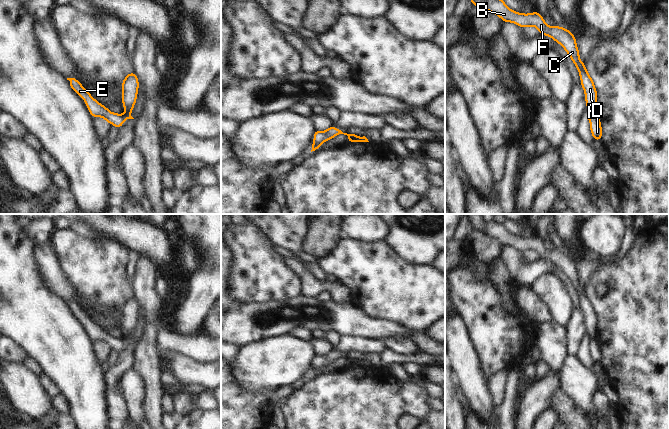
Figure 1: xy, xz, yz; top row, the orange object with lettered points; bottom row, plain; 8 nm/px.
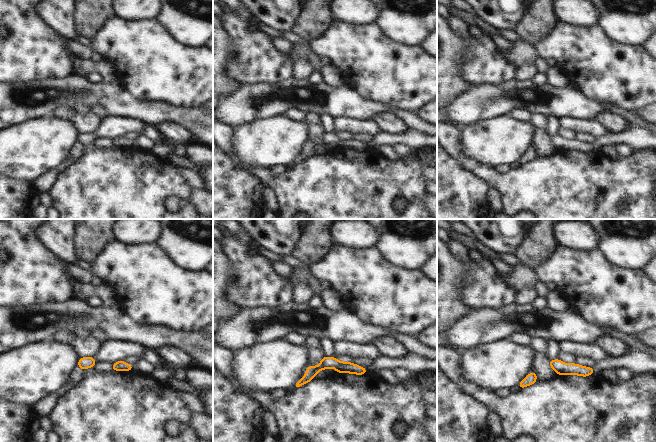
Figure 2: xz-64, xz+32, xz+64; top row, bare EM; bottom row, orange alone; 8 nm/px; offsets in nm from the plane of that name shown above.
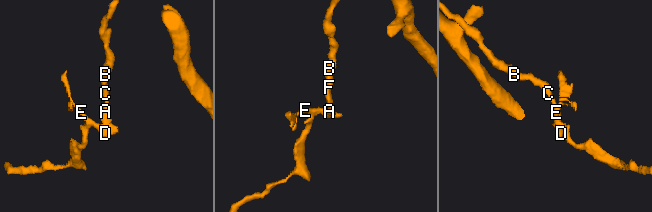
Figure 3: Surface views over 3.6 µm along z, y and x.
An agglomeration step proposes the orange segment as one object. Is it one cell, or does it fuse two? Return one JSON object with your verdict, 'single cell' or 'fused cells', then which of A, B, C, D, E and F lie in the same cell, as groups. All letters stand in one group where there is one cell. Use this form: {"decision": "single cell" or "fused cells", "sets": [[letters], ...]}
{"decision": "fused cells", "sets": [["A", "B", "C", "F"], ["D", "E"]]}

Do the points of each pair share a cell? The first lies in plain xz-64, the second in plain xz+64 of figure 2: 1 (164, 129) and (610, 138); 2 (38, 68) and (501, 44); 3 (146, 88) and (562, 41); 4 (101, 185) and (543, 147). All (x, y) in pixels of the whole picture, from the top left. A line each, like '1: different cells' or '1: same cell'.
1: different cells
2: different cells
3: same cell
4: different cells

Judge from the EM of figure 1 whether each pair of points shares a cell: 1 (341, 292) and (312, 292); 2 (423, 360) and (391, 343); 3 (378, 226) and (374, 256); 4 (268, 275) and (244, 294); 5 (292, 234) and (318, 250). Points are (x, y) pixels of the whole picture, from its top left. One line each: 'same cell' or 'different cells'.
1: same cell
2: different cells
3: different cells
4: same cell
5: different cells

